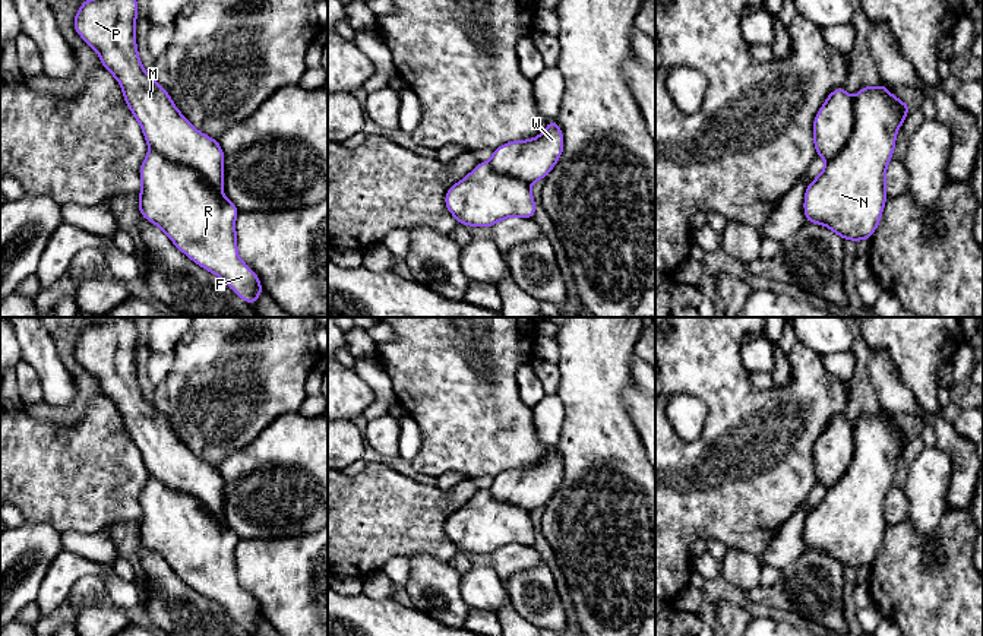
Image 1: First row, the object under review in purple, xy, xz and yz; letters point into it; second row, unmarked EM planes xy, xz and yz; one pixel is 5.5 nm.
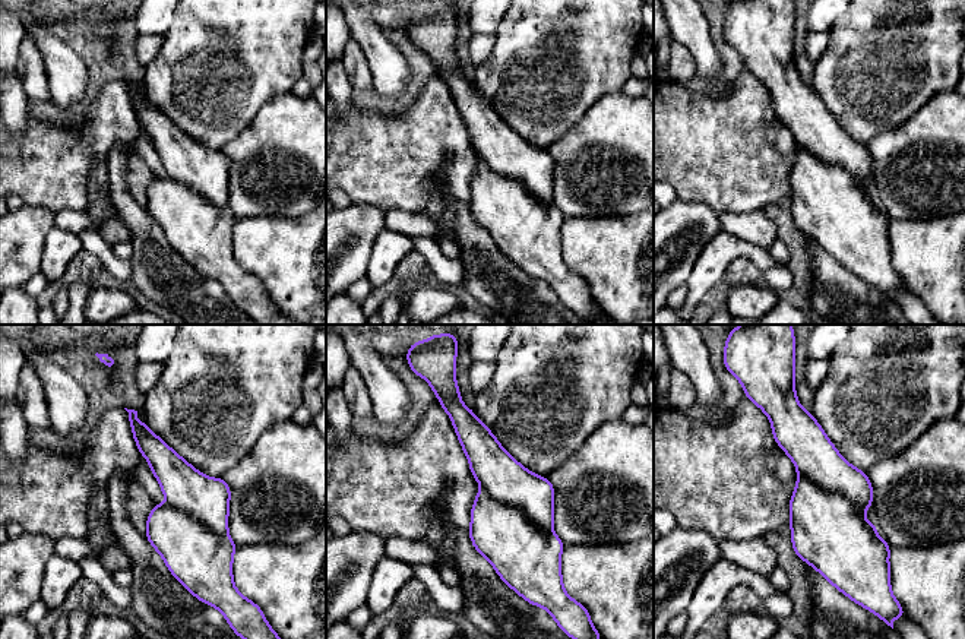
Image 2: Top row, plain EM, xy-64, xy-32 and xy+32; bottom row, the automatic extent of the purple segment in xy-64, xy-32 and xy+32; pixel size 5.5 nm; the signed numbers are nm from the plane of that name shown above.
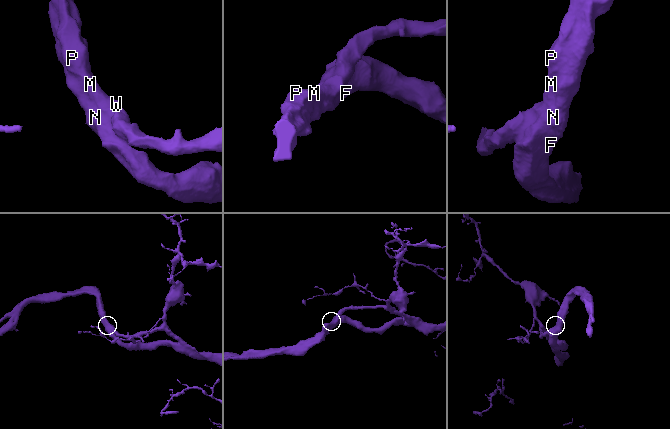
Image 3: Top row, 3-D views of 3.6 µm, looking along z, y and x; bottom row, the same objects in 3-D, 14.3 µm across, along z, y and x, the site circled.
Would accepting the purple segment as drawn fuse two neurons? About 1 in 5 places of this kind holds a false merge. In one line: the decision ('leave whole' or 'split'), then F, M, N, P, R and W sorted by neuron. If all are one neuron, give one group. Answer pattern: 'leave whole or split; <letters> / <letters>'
leave whole; F M N P R W

